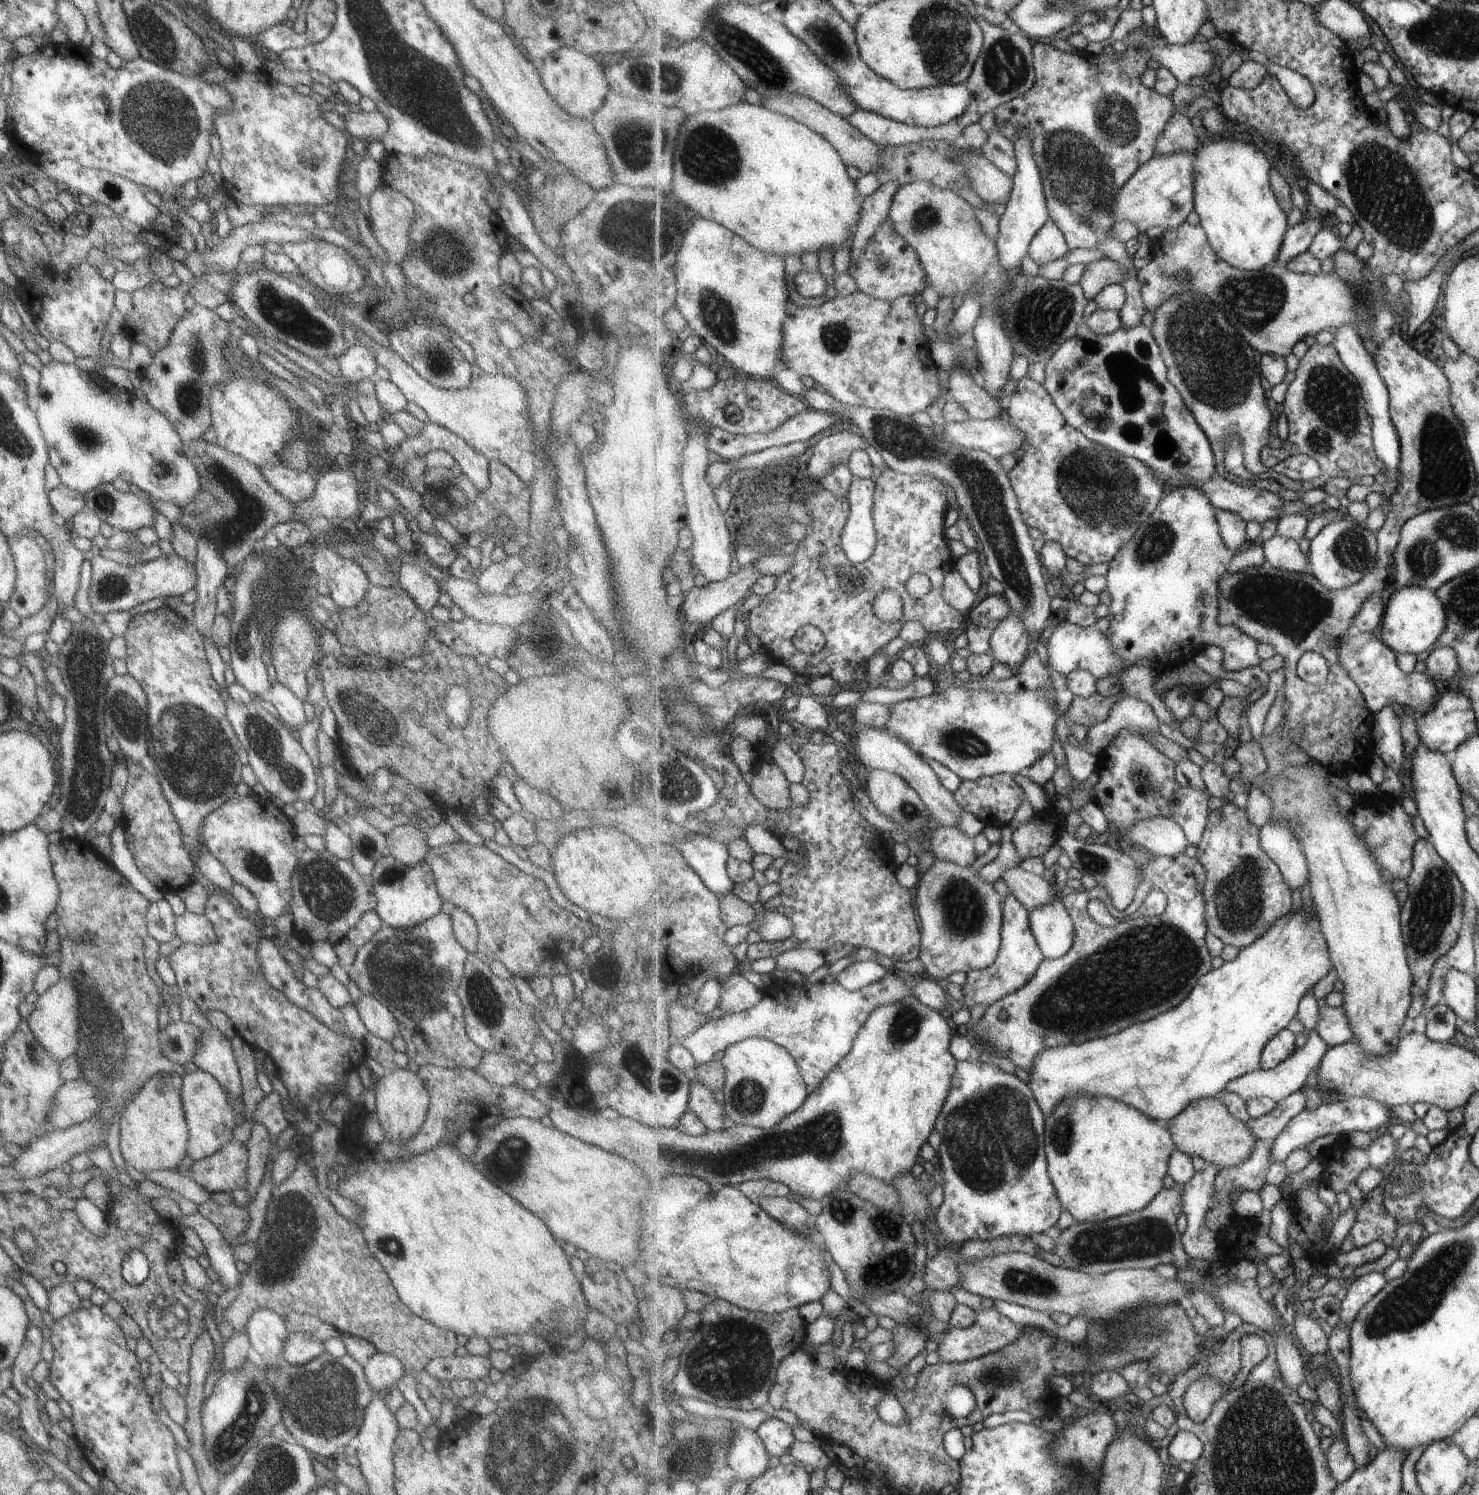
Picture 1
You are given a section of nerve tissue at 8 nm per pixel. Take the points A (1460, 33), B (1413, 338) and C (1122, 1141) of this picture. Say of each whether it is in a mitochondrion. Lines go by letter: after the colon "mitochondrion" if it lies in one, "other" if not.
A: mitochondrion
B: other
C: other

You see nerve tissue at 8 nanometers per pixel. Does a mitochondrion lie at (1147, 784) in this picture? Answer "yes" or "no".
yes

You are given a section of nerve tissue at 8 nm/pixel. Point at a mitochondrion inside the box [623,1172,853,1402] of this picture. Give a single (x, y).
(734, 1359)

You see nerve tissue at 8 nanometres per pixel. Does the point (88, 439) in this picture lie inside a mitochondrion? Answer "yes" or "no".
yes

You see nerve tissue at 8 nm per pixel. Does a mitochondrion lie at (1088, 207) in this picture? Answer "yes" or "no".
yes

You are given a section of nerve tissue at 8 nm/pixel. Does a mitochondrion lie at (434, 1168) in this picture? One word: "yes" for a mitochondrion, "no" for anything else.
no

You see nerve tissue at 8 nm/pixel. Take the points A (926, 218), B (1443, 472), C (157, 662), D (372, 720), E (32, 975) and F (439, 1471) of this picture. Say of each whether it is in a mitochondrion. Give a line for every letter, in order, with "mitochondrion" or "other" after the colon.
A: mitochondrion
B: mitochondrion
C: other
D: mitochondrion
E: other
F: other

